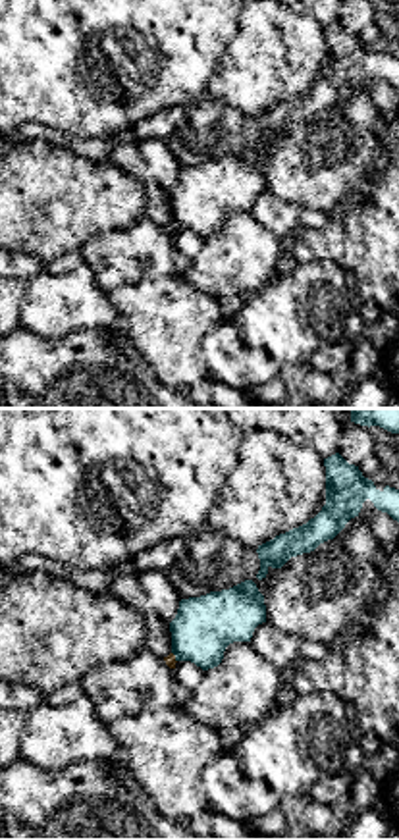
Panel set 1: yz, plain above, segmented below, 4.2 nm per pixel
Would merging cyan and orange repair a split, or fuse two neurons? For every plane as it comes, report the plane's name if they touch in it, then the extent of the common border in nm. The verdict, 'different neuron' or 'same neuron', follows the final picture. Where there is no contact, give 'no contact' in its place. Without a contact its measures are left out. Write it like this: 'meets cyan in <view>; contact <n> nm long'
meets cyan in yz; contact 50 nm long

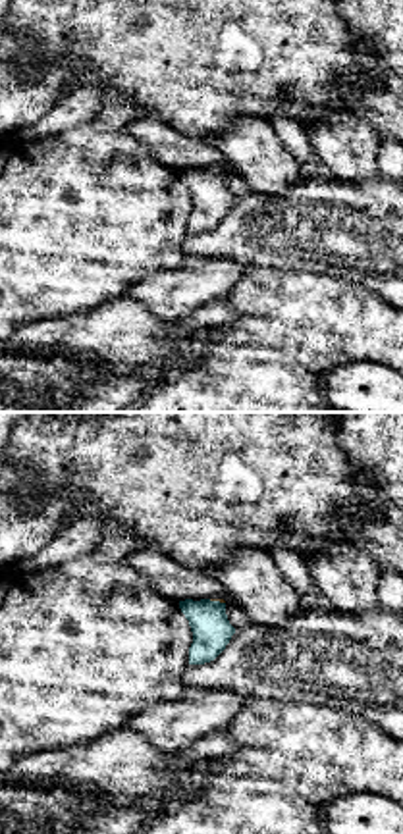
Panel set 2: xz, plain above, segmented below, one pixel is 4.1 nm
meets cyan in xz; contact 70 nm long

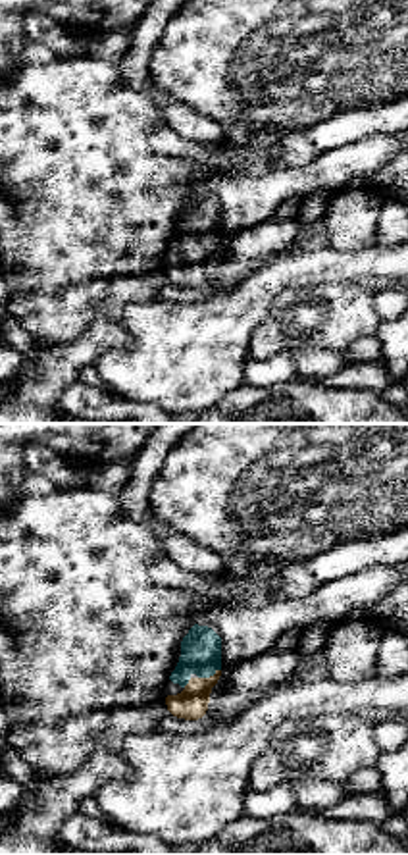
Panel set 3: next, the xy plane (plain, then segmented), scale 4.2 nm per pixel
meets cyan in xy; contact 100 nm long

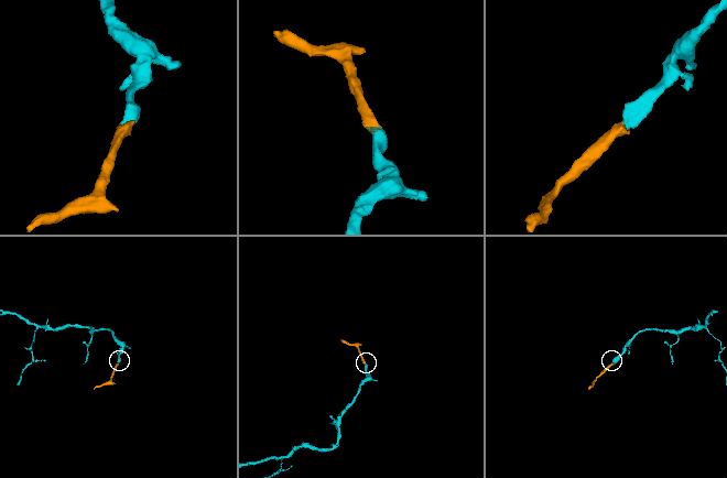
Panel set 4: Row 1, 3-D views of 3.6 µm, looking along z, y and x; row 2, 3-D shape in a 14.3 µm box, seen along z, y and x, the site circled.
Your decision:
same neuron

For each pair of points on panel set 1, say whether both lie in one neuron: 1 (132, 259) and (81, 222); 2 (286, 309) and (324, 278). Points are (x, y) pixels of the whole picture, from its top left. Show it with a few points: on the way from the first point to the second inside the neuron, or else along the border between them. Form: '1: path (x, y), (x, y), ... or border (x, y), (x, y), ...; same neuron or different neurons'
1: border (141, 218), (124, 228), (97, 234), (79, 251); different neurons
2: path (295, 307), (315, 288); same neuron

